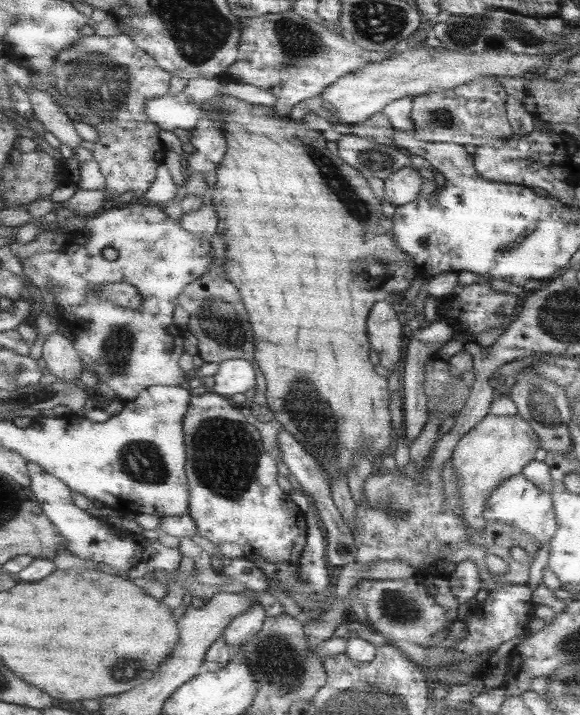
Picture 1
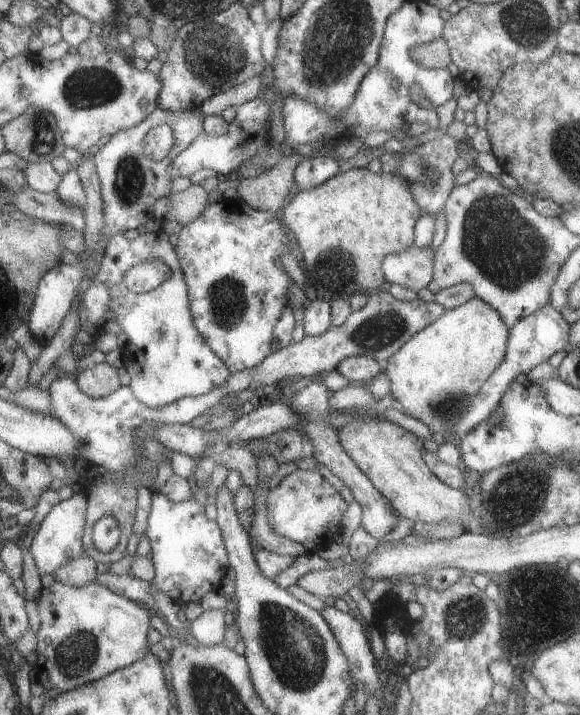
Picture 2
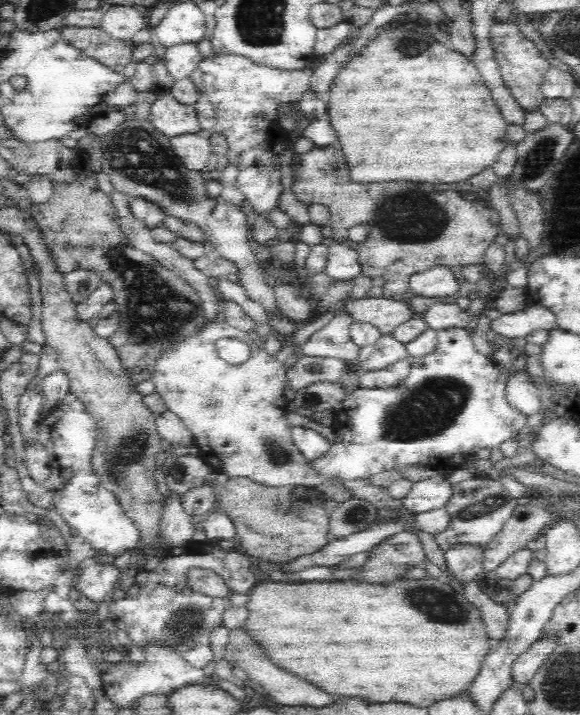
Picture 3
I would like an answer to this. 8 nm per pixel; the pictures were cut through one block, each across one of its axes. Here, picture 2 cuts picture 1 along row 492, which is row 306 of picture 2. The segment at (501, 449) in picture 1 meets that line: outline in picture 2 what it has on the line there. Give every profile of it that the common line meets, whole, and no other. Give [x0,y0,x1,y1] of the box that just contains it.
[385,296,511,440]

